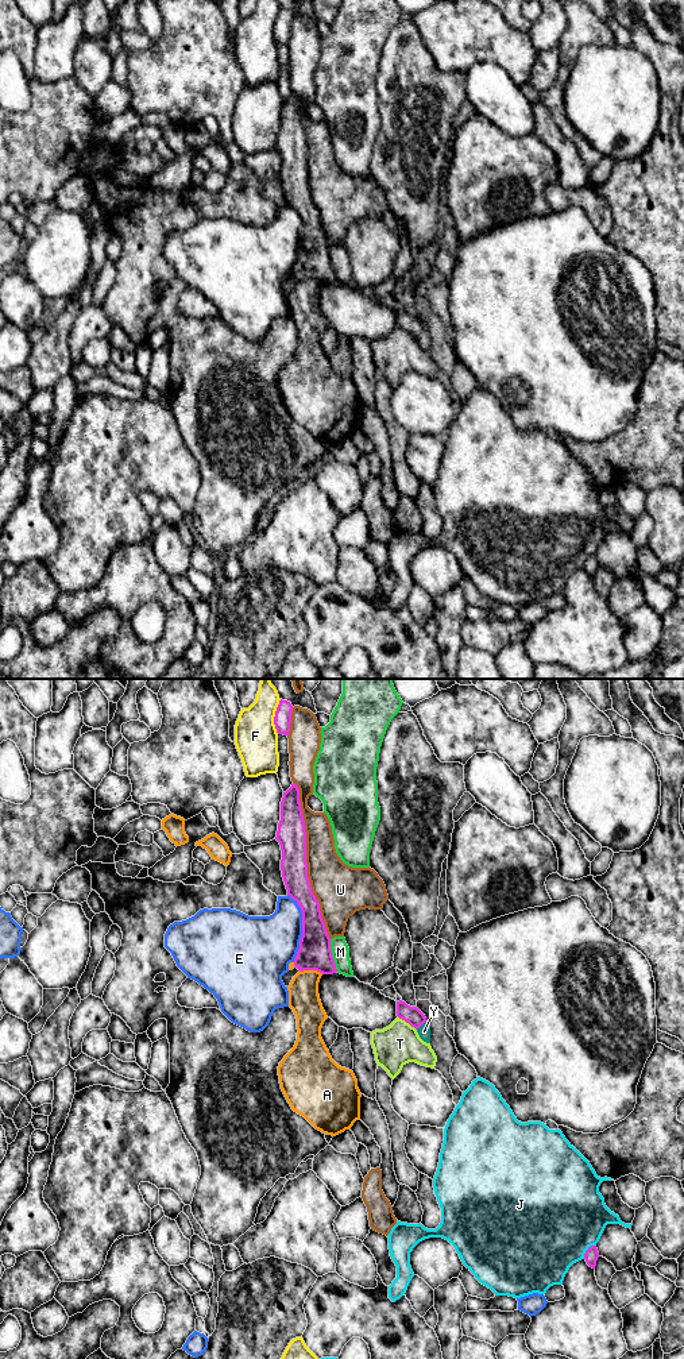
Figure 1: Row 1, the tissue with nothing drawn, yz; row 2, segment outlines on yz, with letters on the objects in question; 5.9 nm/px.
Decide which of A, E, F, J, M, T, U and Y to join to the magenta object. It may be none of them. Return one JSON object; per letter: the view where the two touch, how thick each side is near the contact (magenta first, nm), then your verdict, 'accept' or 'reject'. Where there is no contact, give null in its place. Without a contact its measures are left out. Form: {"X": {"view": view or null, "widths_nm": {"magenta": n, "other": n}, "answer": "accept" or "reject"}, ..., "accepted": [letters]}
{"A": {"view": "yz", "widths_nm": {"magenta": 190, "other": 190}, "answer": "reject"}, "E": {"view": "yz", "widths_nm": {"magenta": 190, "other": 360}, "answer": "reject"}, "F": {"view": "yz", "widths_nm": {"magenta": 110, "other": 260}, "answer": "reject"}, "J": {"view": "yz", "widths_nm": {"magenta": 90, "other": 500}, "answer": "reject"}, "M": {"view": "yz", "widths_nm": {"magenta": 190, "other": 110}, "answer": "reject"}, "T": {"view": "yz", "widths_nm": {"magenta": 110, "other": 260}, "answer": "reject"}, "U": {"view": "yz", "widths_nm": {"magenta": 170, "other": 280}, "answer": "reject"}, "Y": {"view": "yz", "widths_nm": {"magenta": 110, "other": 80}, "answer": "accept"}, "accepted": ["Y"]}

